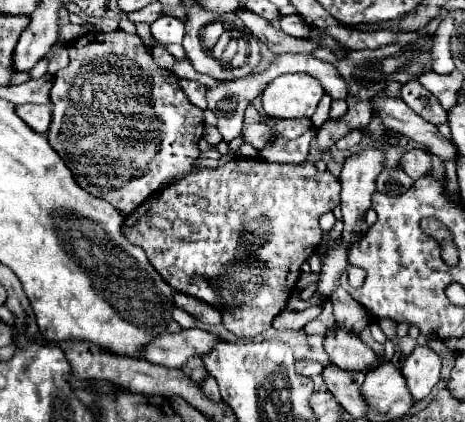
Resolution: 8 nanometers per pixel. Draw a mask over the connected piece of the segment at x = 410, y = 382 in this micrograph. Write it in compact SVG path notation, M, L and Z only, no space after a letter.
M417 345L413 353L405 359L401 371L415 401L421 401L431 393L431 389L439 381L441 367L441 357L427 345Z

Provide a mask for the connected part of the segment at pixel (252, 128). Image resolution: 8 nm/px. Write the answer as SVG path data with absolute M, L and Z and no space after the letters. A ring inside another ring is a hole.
M255 122L245 124L240 136L244 138L245 143L249 143L257 150L261 150L275 134L273 128L269 125Z

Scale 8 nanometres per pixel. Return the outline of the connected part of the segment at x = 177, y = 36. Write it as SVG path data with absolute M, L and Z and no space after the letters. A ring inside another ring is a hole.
M163 15L155 23L151 23L151 33L163 45L167 45L167 43L181 43L183 35L185 35L185 25L177 17Z

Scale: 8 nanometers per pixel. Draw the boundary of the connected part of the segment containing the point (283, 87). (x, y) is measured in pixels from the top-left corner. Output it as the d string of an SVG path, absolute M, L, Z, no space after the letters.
M307 73L277 77L263 91L263 109L275 119L311 117L319 99L325 95L321 83Z

